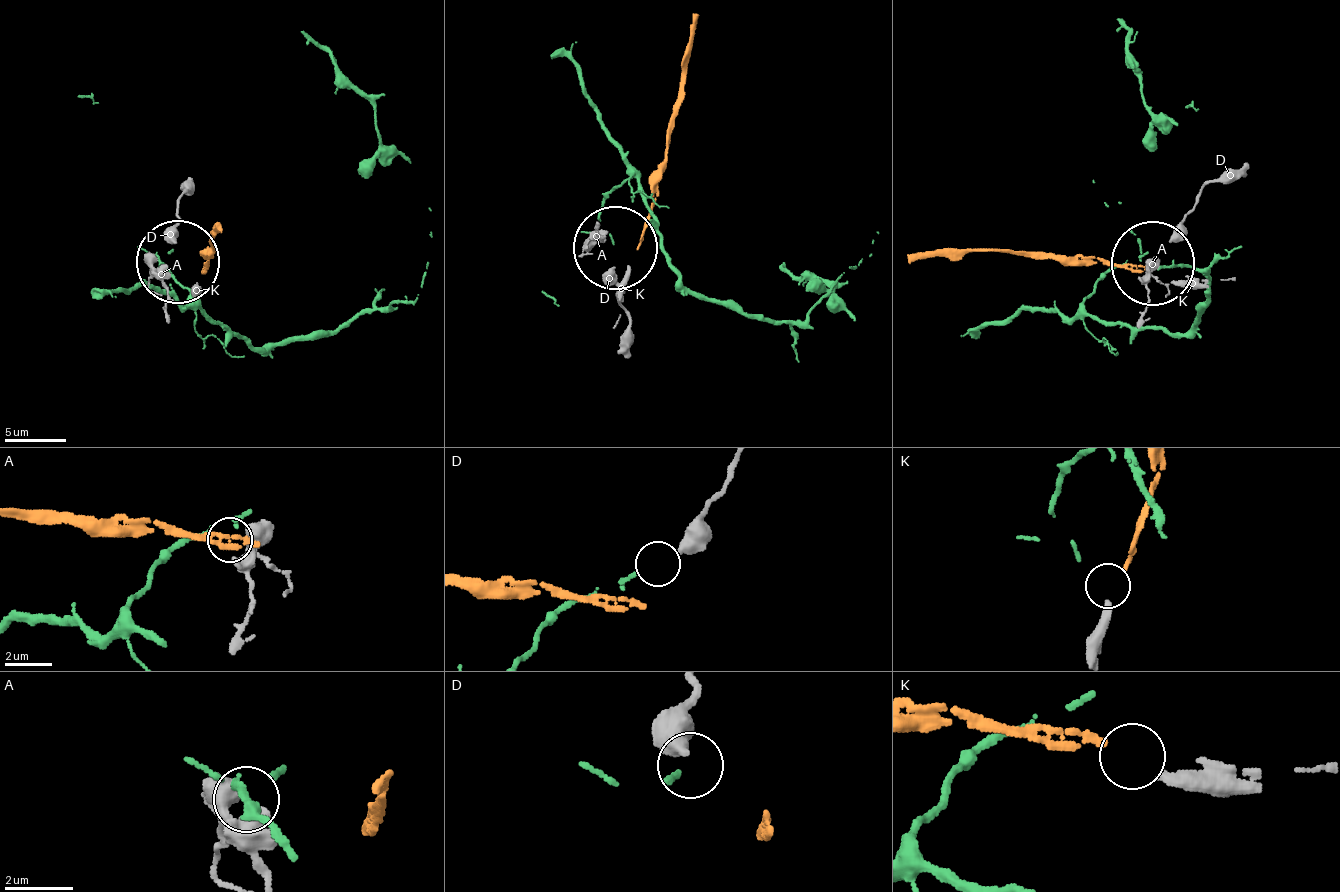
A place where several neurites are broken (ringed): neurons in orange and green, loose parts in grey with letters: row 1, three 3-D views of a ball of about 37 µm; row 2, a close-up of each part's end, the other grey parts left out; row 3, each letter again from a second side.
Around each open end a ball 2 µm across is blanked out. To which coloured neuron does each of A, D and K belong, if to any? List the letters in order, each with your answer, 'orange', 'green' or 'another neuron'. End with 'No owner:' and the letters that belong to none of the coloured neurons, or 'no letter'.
A: another neuron
D: green
K: orange
No owner: A

